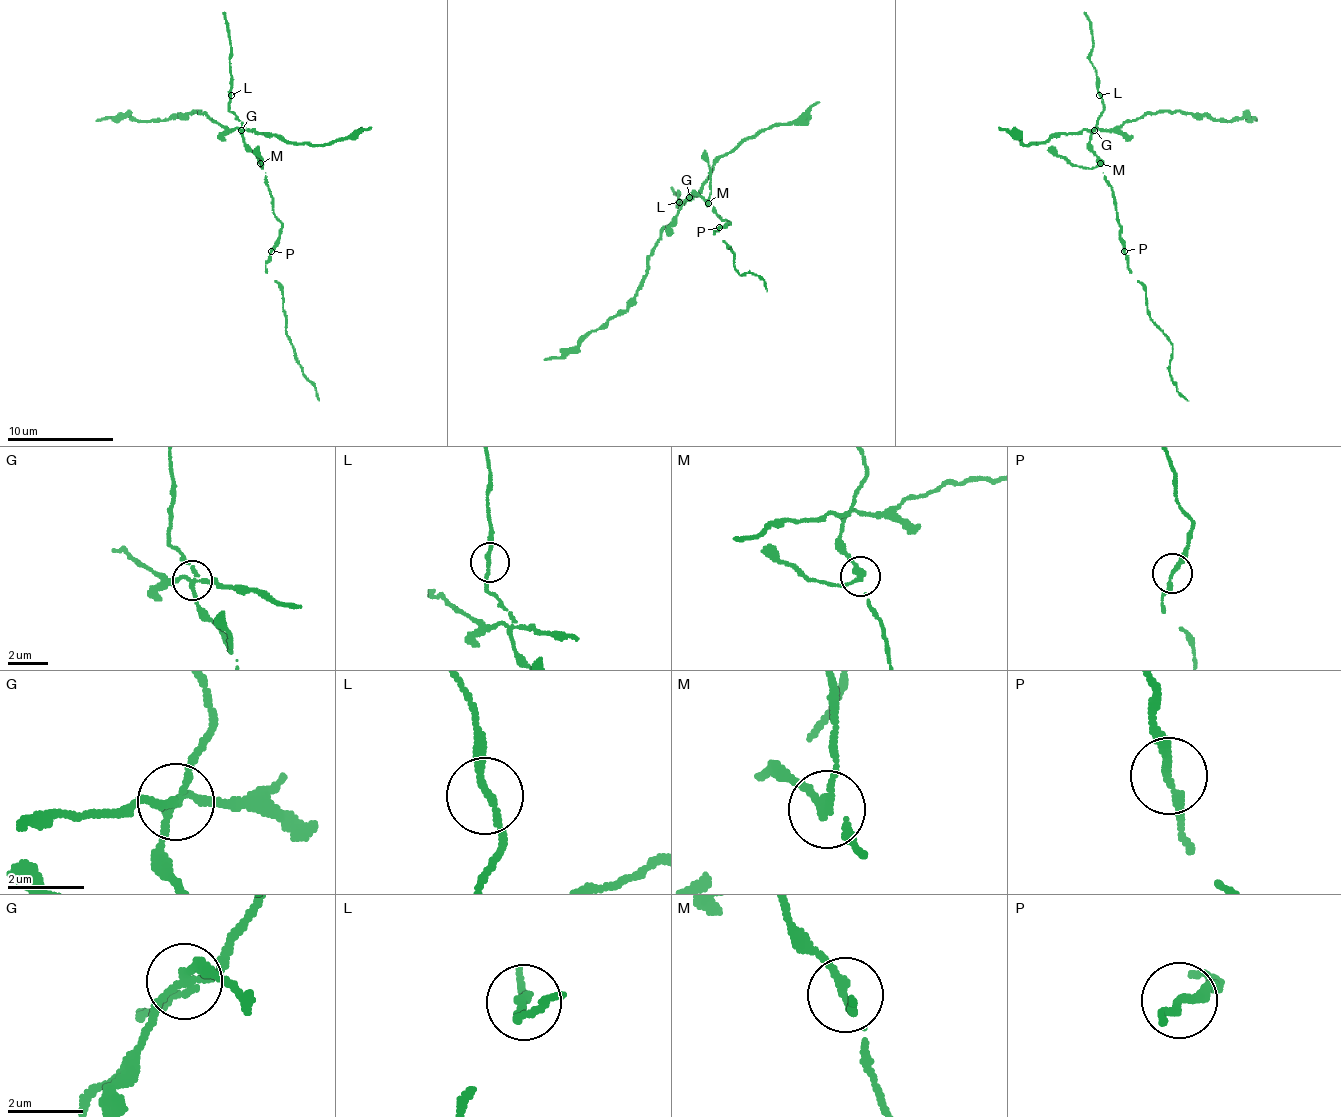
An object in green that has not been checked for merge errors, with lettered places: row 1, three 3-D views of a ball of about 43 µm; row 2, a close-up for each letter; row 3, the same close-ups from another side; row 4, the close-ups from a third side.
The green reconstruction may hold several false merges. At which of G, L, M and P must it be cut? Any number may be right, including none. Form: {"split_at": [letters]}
{"split_at": ["G", "M"]}

